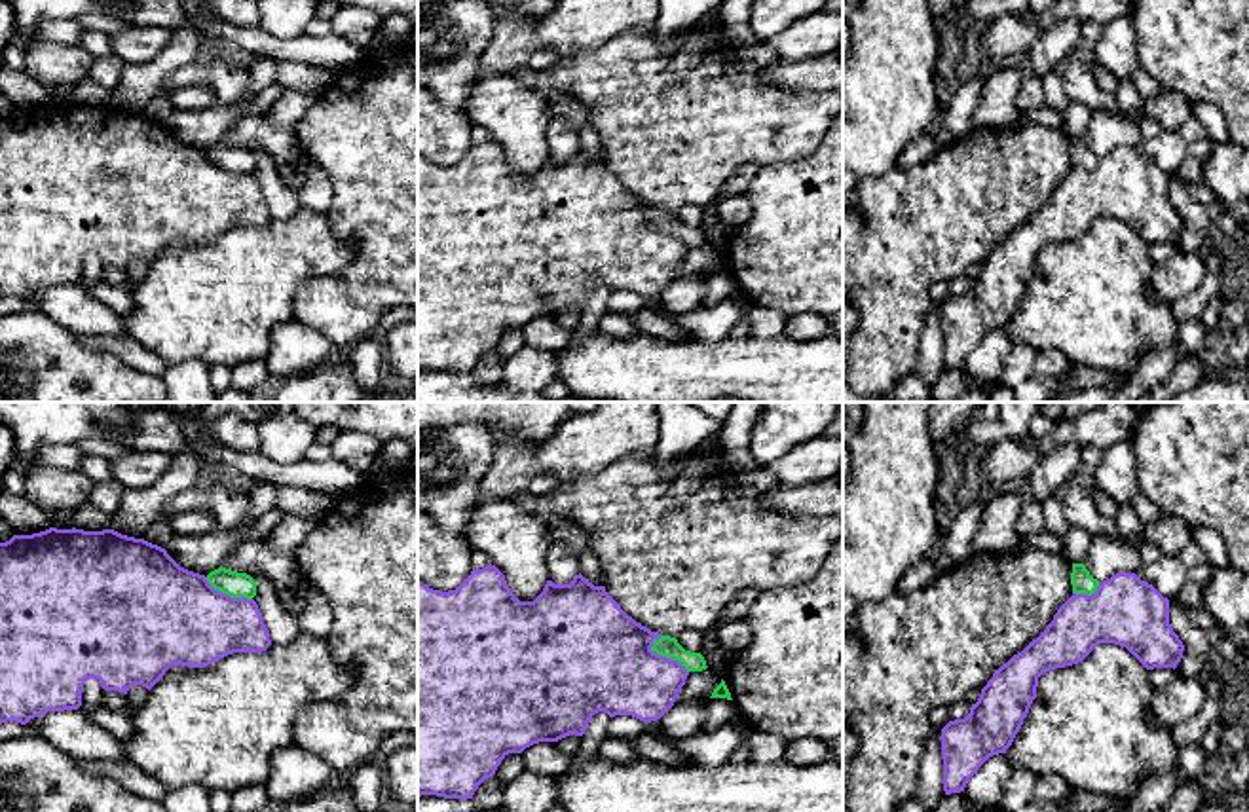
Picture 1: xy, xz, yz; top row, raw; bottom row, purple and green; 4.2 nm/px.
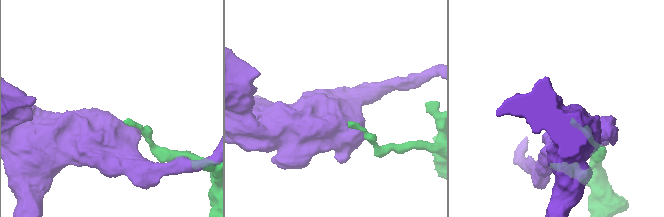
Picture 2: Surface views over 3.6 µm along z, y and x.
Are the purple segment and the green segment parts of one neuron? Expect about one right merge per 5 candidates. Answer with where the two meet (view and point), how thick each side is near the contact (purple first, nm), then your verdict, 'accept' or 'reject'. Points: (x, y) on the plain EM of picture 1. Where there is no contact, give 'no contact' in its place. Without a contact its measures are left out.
meets purple in xz at (665, 232); 400 nm thick on the purple side, 90 nm on the other; reject

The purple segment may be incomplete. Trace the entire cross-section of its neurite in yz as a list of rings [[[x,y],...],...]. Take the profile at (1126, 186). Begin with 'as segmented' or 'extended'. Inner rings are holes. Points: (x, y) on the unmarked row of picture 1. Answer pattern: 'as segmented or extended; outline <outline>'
as segmented; outline [[[1116,148],[1097,165],[1074,169],[1057,184],[1046,205],[1021,228],[995,245],[964,294],[941,304],[943,366],[964,366],[970,353],[993,330],[1006,328],[1036,273],[1038,252],[1050,245],[1082,237],[1099,218],[1126,222],[1146,245],[1177,243],[1184,220],[1169,199],[1169,175],[1135,148]]]

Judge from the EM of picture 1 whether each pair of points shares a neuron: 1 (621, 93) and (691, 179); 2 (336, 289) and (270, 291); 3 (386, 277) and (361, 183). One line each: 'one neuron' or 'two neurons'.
1: one neuron
2: two neurons
3: one neuron

